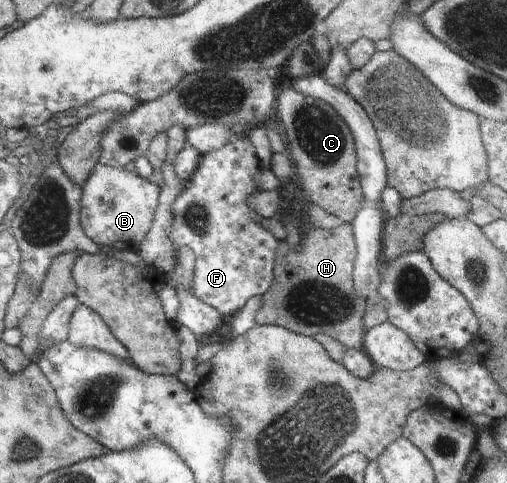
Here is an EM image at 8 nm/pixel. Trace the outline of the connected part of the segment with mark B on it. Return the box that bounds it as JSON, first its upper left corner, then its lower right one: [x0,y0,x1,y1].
[79,162,160,253]

